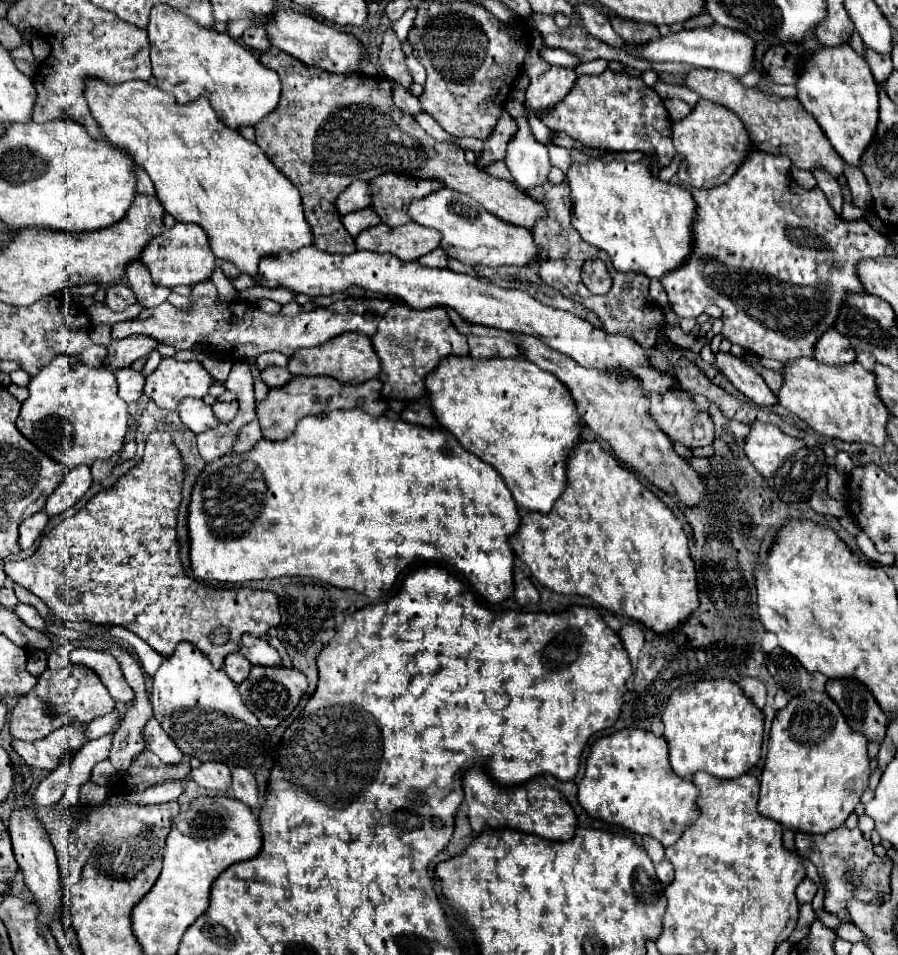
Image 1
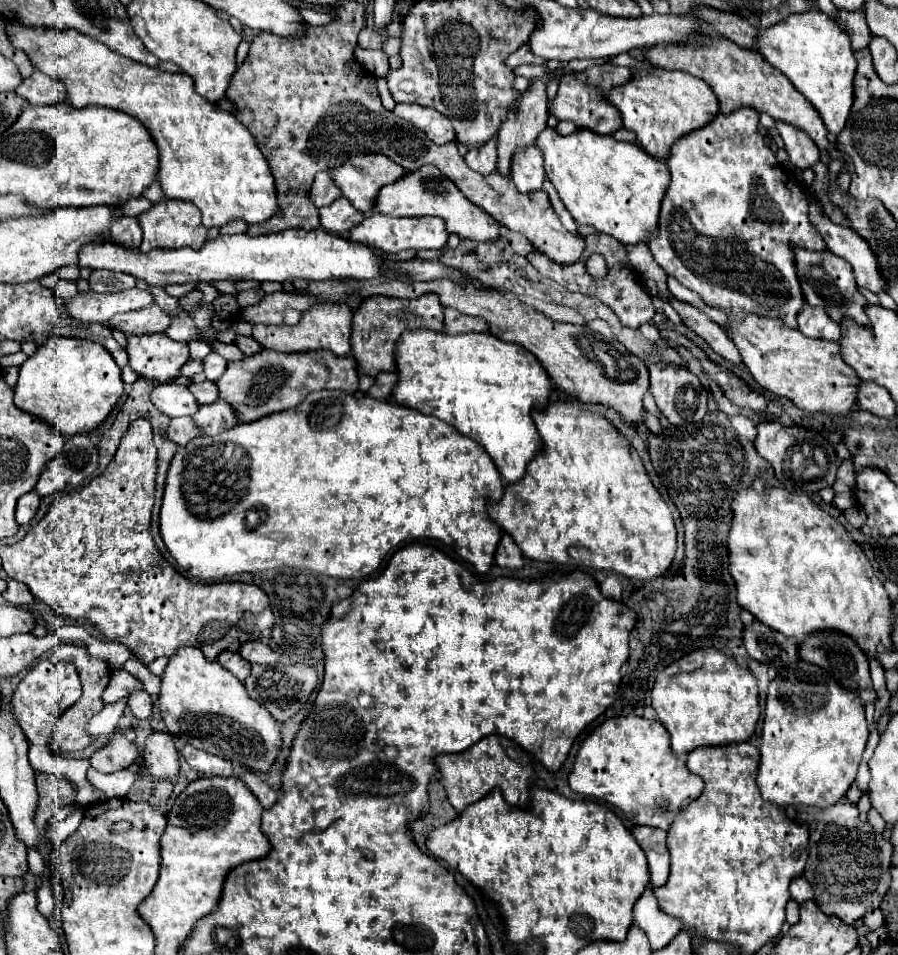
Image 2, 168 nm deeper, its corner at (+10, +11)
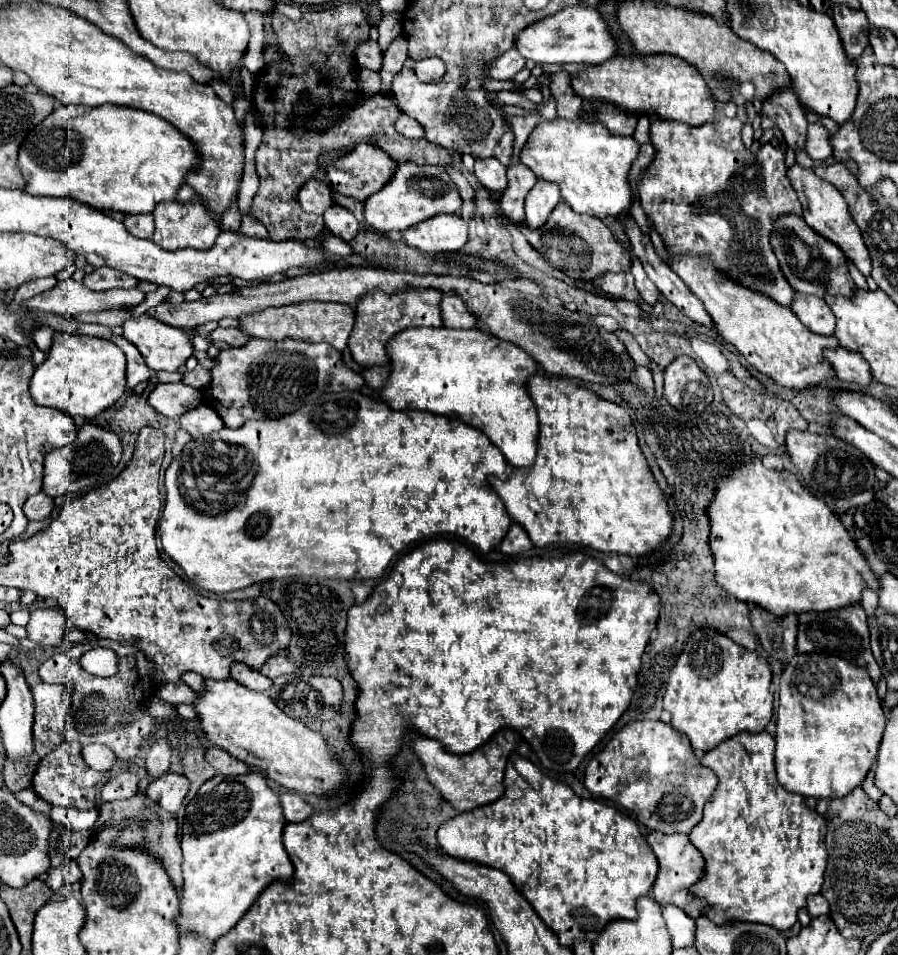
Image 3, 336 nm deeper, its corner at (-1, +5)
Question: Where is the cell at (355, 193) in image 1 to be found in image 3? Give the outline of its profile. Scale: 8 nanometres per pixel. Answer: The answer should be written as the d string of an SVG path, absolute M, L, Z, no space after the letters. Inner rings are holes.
M311 178L309 182L305 182L305 186L299 190L297 194L297 202L299 208L303 212L311 212L311 214L323 214L329 206L333 206L333 198L331 198L331 188L315 178Z

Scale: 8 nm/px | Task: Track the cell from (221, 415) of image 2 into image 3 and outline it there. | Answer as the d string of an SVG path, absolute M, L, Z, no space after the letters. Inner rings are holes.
M197 406L193 410L187 410L181 418L179 418L179 424L183 430L187 430L193 438L199 438L199 436L207 436L215 430L221 430L223 428L223 422L219 418L219 414L211 408L211 406Z

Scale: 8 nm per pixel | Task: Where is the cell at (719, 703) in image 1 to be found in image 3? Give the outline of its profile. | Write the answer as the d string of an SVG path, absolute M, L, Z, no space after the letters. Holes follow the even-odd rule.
M697 628L671 670L665 710L671 714L673 728L691 740L693 750L707 752L739 732L765 730L773 714L771 678L769 662L757 652L739 646L721 632Z

